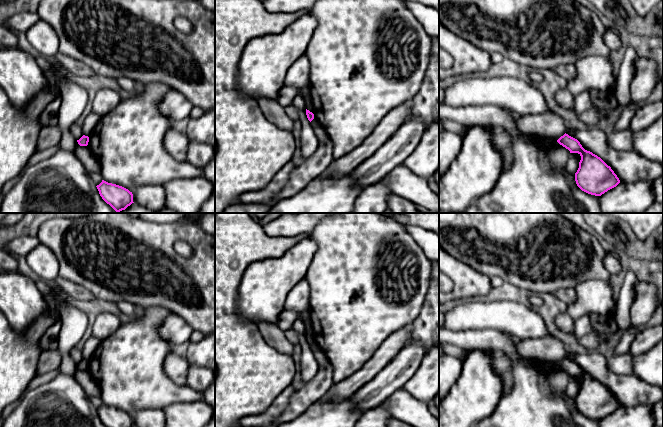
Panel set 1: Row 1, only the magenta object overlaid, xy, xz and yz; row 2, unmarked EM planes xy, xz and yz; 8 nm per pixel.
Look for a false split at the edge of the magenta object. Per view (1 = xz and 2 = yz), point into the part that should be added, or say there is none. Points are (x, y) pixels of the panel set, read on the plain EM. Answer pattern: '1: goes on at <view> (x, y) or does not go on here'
1: does not go on here
2: does not go on here

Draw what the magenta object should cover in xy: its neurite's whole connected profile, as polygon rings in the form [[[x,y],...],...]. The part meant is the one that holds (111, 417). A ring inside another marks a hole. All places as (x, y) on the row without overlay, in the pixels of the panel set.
[[[102,404],[96,411],[106,427],[134,427],[132,416],[122,410]]]

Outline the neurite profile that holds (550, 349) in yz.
[[[550,334],[541,338],[517,339],[515,348],[523,357],[552,364],[558,364],[566,357],[563,342]]]

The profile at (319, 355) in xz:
[[[315,341],[310,347],[312,349],[313,355],[315,357],[317,363],[320,365],[325,365],[328,362],[327,357],[324,354],[324,352],[318,347],[318,345],[315,343]]]

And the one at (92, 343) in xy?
[[[91,335],[89,339],[85,342],[84,347],[82,349],[83,358],[85,360],[90,360],[95,350],[98,348],[100,344],[100,340],[95,336]]]

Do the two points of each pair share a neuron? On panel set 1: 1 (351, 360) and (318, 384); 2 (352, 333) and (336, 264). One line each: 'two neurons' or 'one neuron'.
1: two neurons
2: one neuron

